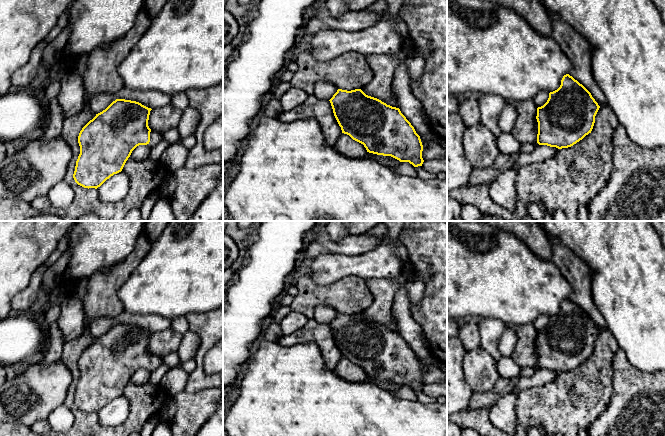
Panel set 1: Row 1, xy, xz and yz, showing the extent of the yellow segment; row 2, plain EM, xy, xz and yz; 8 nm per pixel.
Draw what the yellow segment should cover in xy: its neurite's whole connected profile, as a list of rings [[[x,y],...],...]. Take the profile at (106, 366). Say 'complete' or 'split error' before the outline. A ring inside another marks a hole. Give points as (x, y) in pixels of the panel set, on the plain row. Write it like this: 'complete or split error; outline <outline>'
split error; outline [[[116,323],[105,334],[96,338],[78,360],[80,378],[73,398],[75,406],[84,412],[97,413],[111,400],[122,395],[137,370],[147,369],[152,372],[157,369],[163,363],[163,358],[149,352],[151,334],[136,325]]]

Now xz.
complete; outline [[[338,313],[329,325],[342,357],[363,368],[367,376],[391,380],[400,386],[409,386],[414,391],[422,390],[423,369],[420,360],[399,332],[368,320],[361,313]]]

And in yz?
complete; outline [[[569,298],[563,300],[560,311],[549,317],[547,326],[537,332],[537,367],[558,373],[568,372],[591,357],[600,330],[591,317]]]

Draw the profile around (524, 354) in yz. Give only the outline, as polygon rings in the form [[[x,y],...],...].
[[[533,323],[506,324],[506,328],[512,329],[517,336],[515,348],[511,358],[521,367],[537,367],[538,355],[535,352],[537,330]]]

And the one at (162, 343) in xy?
[[[172,329],[154,332],[150,335],[148,350],[162,358],[166,355],[177,352],[183,335]]]

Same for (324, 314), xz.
[[[319,305],[315,310],[314,320],[321,324],[330,324],[338,312],[327,305]]]

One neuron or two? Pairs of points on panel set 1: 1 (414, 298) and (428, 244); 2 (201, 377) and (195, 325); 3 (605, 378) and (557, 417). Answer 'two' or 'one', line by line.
1: two
2: one
3: one

